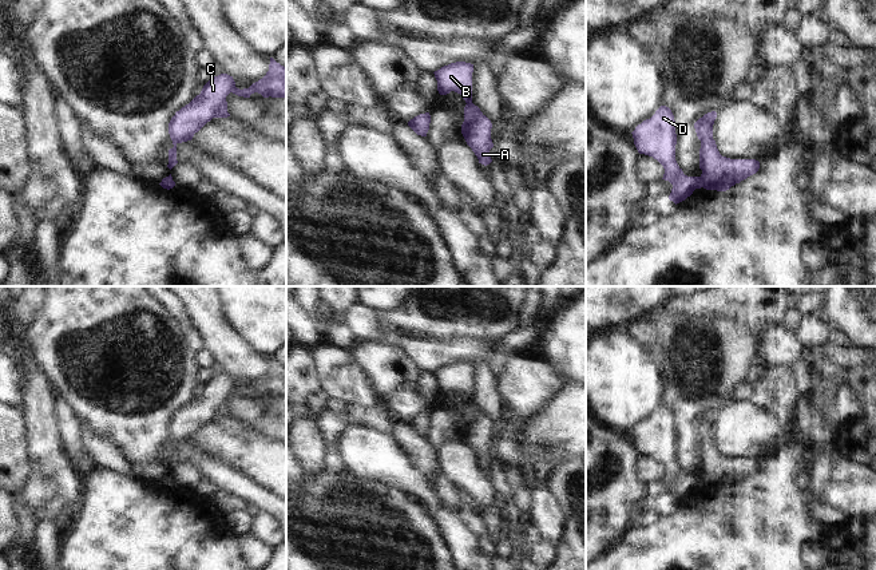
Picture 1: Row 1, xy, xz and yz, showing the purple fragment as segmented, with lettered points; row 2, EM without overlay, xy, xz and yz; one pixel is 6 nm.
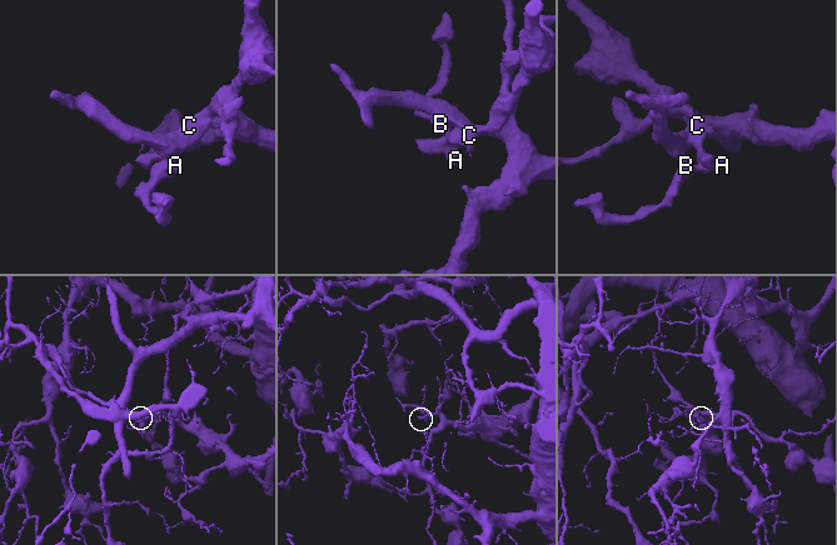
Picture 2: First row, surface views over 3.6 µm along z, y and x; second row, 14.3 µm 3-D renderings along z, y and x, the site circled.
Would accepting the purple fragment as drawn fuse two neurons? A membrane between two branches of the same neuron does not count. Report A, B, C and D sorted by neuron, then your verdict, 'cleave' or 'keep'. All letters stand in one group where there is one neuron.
groups A C / B D; cleave

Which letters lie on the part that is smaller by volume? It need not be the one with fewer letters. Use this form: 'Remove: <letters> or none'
Remove: A, C

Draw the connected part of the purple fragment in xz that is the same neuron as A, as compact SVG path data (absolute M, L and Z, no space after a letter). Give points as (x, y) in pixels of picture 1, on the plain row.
M468 401L464 407L464 421L461 434L467 444L472 448L479 463L487 466L492 462L489 450L494 447L491 439L491 420L480 411L477 405Z

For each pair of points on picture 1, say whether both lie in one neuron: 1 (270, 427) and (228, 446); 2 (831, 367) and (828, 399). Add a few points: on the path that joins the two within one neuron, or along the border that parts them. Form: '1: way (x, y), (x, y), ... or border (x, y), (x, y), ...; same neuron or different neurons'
1: border (245, 424), (249, 430), (272, 438); different neurons
2: way (828, 375), (828, 391); same neuron

